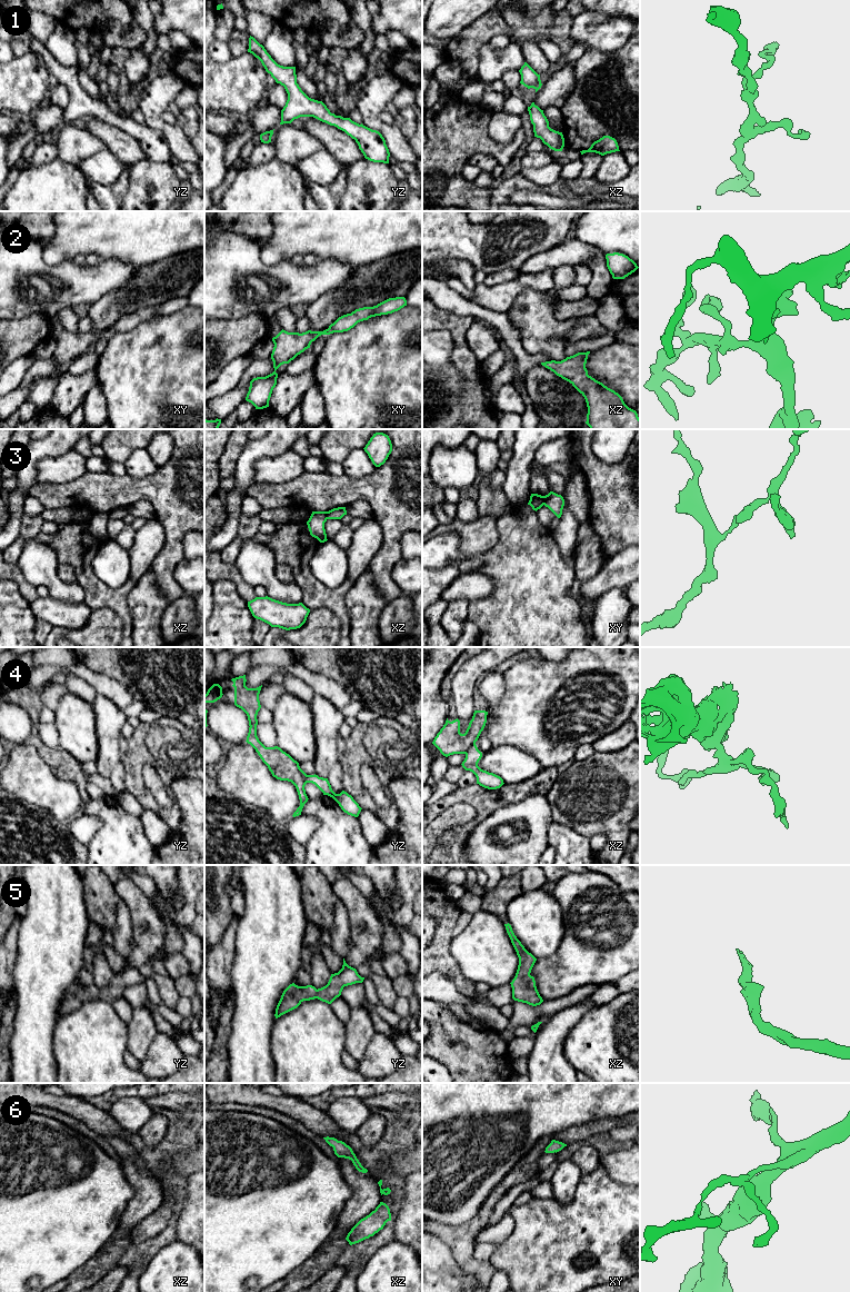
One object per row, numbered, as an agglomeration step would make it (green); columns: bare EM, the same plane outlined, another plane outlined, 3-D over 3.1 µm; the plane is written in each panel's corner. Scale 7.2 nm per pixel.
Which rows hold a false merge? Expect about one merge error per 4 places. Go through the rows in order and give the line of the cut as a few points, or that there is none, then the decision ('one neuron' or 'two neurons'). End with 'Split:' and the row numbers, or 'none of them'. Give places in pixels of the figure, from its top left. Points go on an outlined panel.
1: no cut | one neuron
2: no cut | one neuron
3: xy (542, 496), (544, 504) | two neurons
4: xz (474, 743), (464, 753) | two neurons
5: no cut | one neuron
6: no cut | one neuron
Split: 3, 4

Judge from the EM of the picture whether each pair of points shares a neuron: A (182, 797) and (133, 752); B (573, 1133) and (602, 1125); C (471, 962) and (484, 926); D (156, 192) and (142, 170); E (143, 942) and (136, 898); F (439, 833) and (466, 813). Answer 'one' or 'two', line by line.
A: two
B: one
C: one
D: one
E: one
F: one

